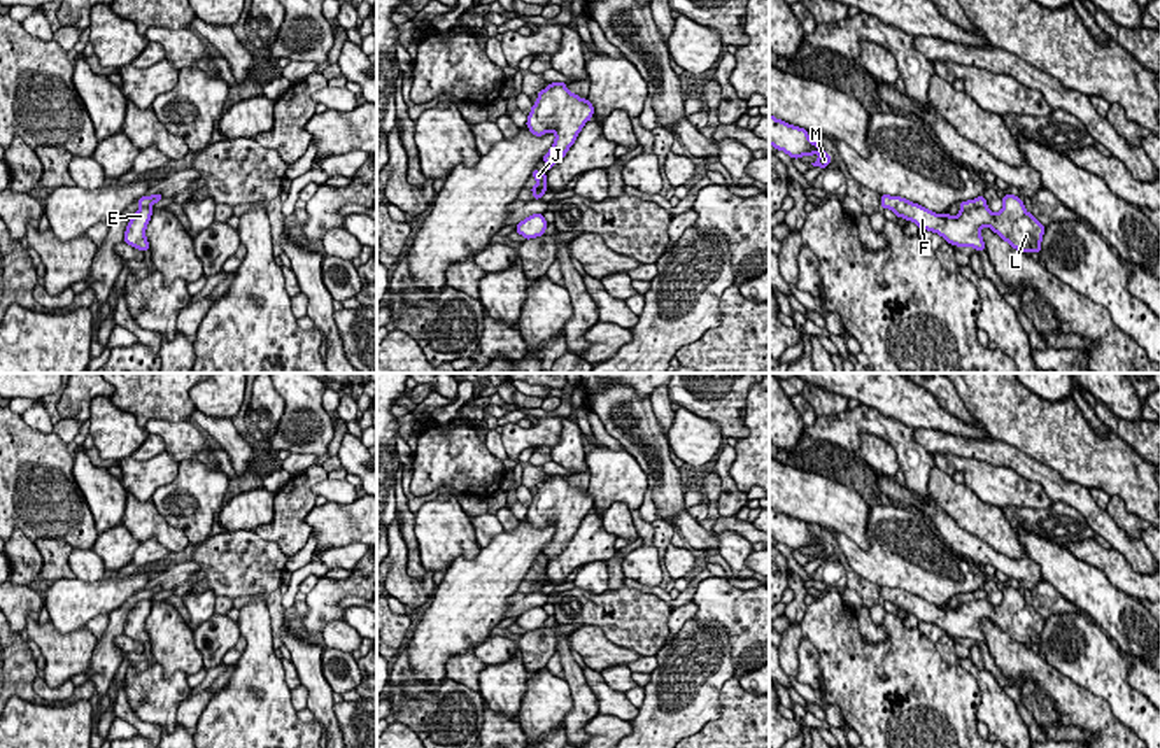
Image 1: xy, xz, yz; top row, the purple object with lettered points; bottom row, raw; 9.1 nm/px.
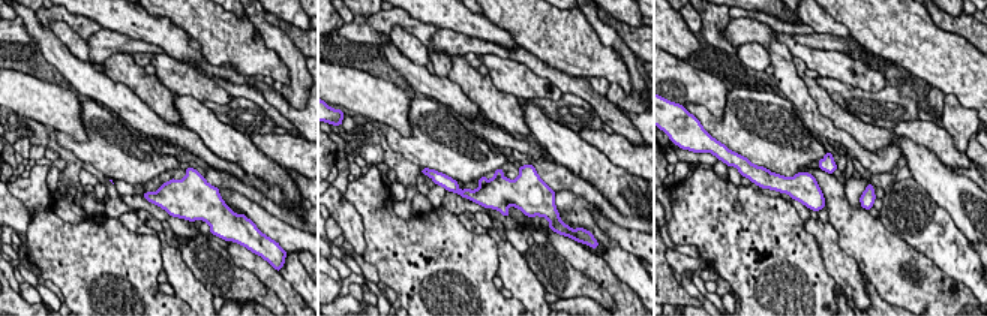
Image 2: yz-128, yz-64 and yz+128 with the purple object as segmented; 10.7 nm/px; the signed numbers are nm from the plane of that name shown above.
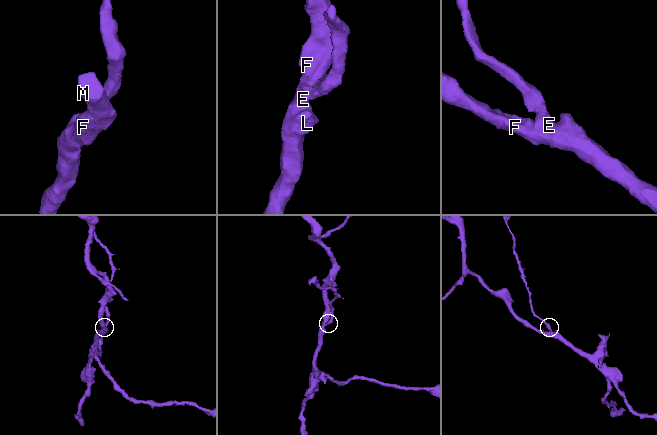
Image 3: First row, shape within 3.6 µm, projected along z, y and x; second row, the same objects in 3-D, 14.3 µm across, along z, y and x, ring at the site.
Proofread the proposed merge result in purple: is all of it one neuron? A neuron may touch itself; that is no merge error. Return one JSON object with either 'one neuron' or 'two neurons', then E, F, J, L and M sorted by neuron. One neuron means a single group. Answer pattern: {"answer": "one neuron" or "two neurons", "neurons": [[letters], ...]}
{"answer": "two neurons", "neurons": [["E", "F", "L", "M"], ["J"]]}

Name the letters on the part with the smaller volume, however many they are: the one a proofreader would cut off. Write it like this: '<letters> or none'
J

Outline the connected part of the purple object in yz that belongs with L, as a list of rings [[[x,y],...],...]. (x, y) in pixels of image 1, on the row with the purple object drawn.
[[[881,194],[881,208],[890,208],[897,217],[913,221],[918,228],[941,235],[957,247],[985,251],[981,228],[988,226],[1013,249],[1022,252],[1041,252],[1044,226],[1025,210],[1023,201],[1015,194],[1002,196],[1002,210],[994,214],[988,207],[973,207],[951,217],[936,214],[901,196]]]

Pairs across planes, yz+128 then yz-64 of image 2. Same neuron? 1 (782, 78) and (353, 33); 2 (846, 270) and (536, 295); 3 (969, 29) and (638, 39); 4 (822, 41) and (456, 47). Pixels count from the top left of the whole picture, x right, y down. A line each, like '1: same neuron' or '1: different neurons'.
1: same neuron
2: same neuron
3: same neuron
4: same neuron

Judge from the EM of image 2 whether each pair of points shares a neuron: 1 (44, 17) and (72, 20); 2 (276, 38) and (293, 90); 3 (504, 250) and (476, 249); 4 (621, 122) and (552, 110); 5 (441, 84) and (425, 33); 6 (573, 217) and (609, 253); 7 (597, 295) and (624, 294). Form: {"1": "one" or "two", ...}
{"1": "one", "2": "one", "3": "two", "4": "two", "5": "two", "6": "one", "7": "two"}

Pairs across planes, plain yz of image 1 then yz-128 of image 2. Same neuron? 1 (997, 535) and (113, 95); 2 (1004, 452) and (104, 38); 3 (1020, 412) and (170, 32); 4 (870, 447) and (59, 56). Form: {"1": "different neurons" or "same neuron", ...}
{"1": "different neurons", "2": "same neuron", "3": "different neurons", "4": "different neurons"}

